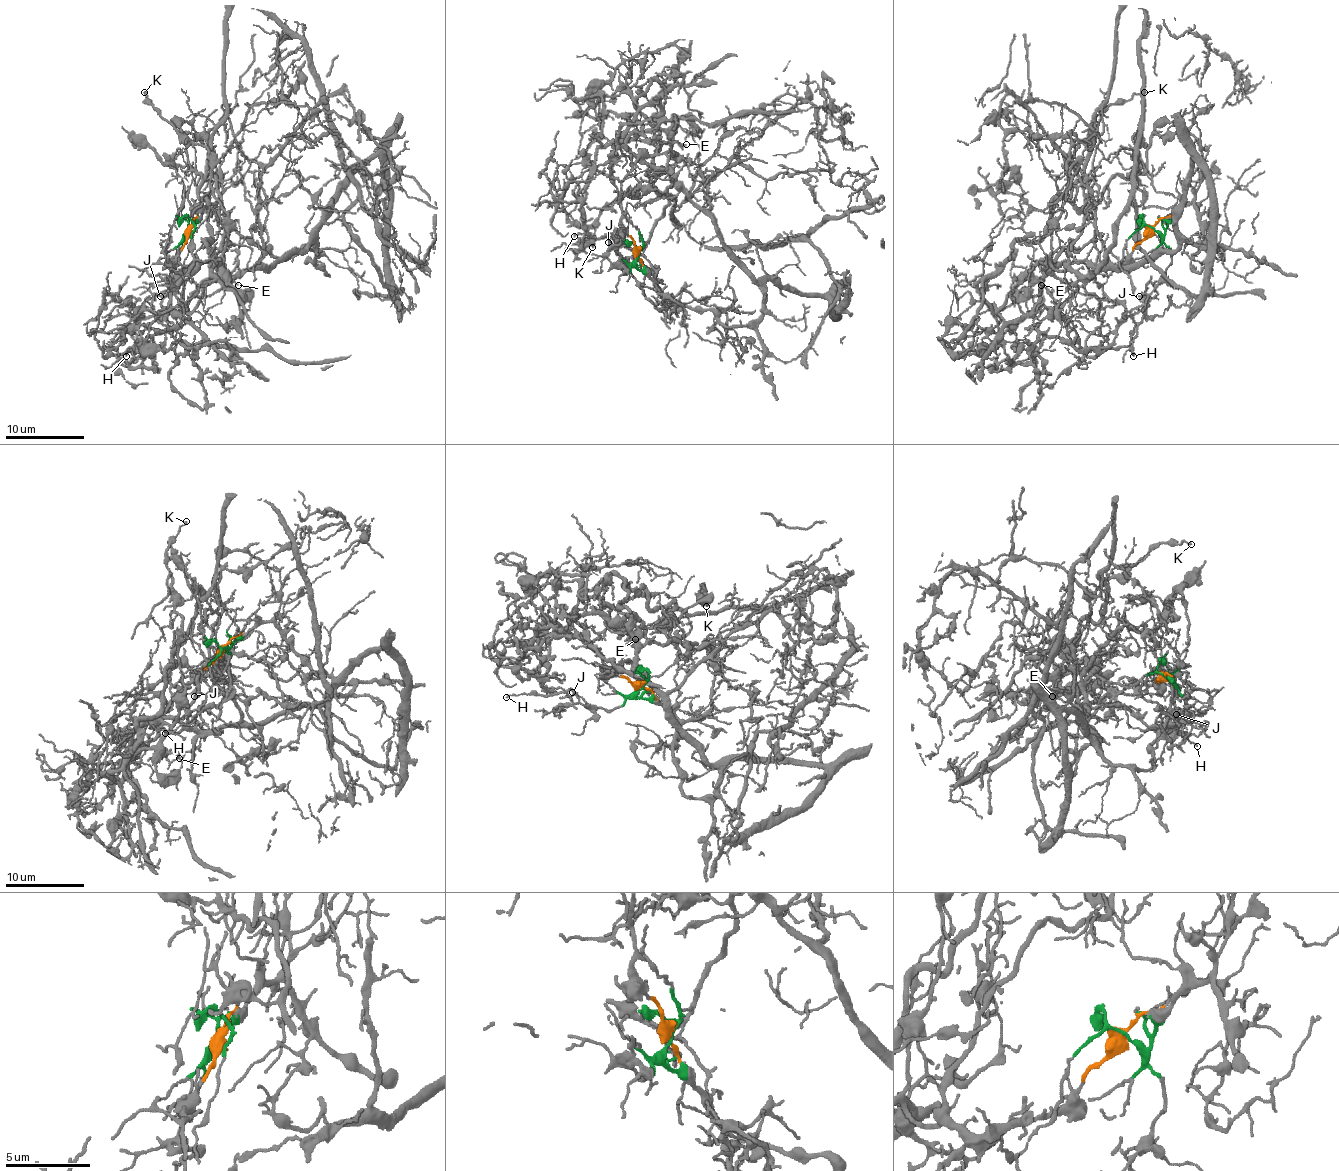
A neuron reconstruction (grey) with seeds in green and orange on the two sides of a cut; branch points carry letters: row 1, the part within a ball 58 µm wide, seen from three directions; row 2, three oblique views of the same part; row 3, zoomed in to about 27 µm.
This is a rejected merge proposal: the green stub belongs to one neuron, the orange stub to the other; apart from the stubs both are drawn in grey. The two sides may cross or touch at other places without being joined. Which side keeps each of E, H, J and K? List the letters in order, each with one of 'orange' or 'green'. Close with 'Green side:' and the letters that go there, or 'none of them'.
E: orange
H: green
J: green
K: orange
Green side: H, J

